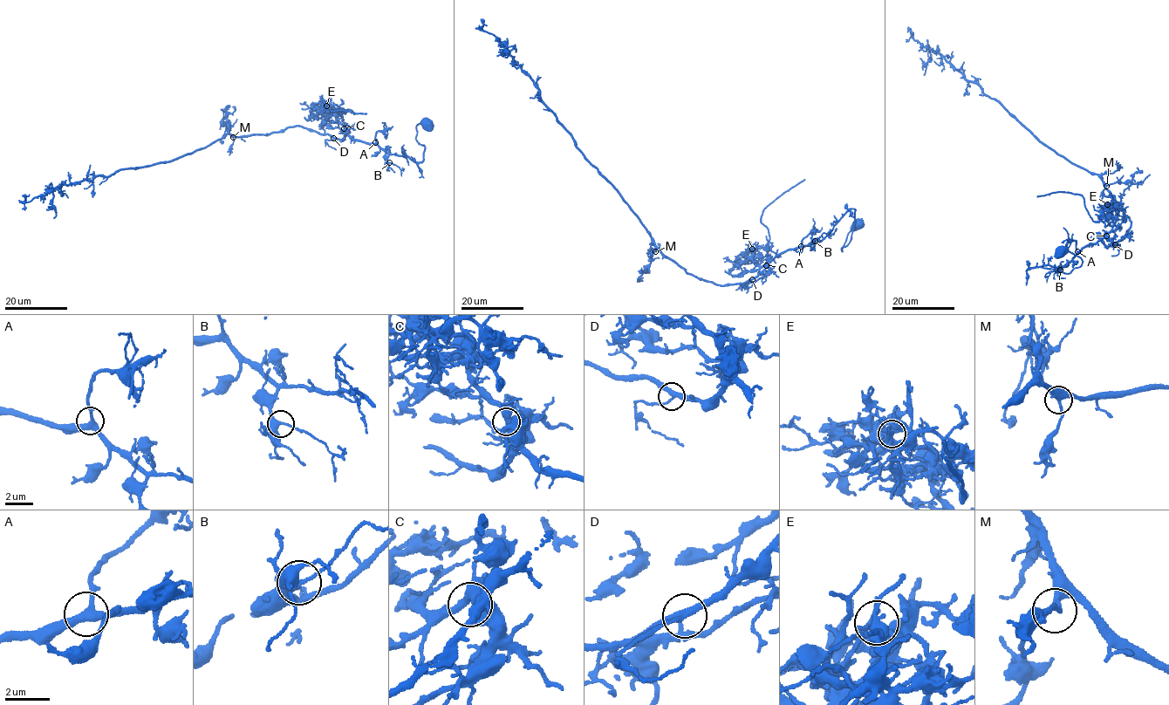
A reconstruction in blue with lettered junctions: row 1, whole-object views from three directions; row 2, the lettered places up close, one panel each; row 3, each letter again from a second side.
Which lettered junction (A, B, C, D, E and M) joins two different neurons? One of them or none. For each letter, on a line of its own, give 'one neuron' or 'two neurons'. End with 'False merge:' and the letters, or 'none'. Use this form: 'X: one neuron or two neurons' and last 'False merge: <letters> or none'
A: one neuron
B: one neuron
C: one neuron
D: one neuron
E: two neurons
M: one neuron
False merge: E

